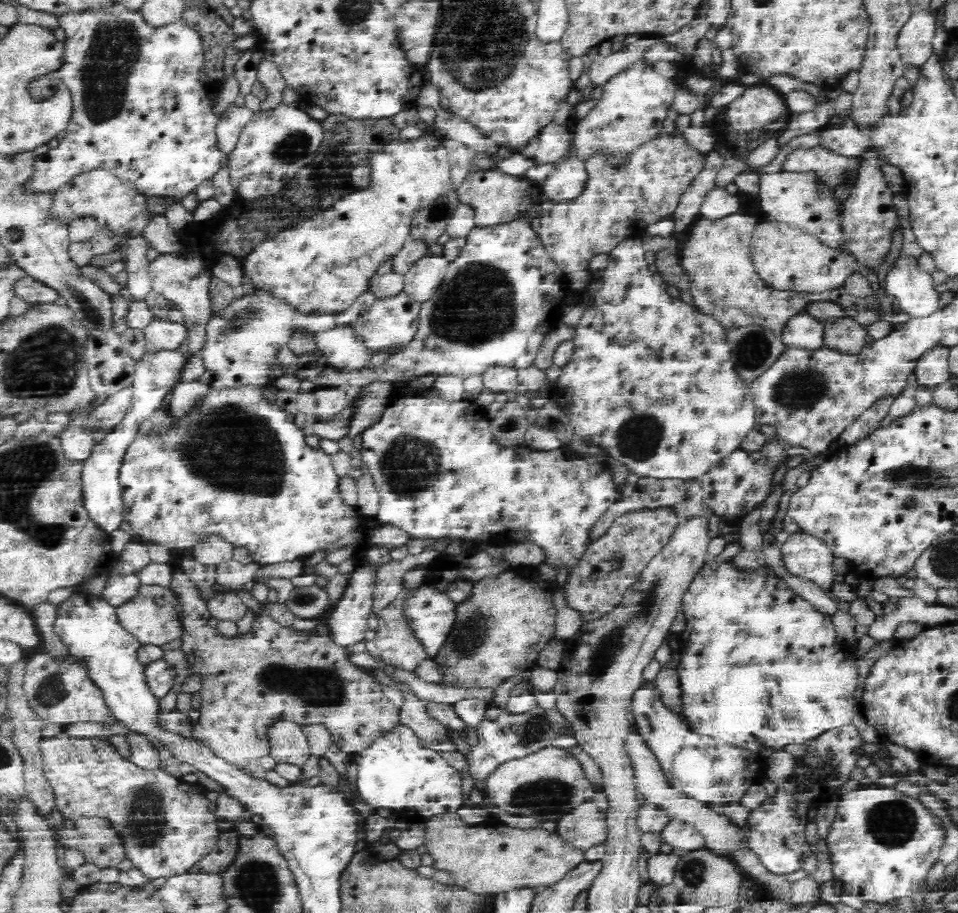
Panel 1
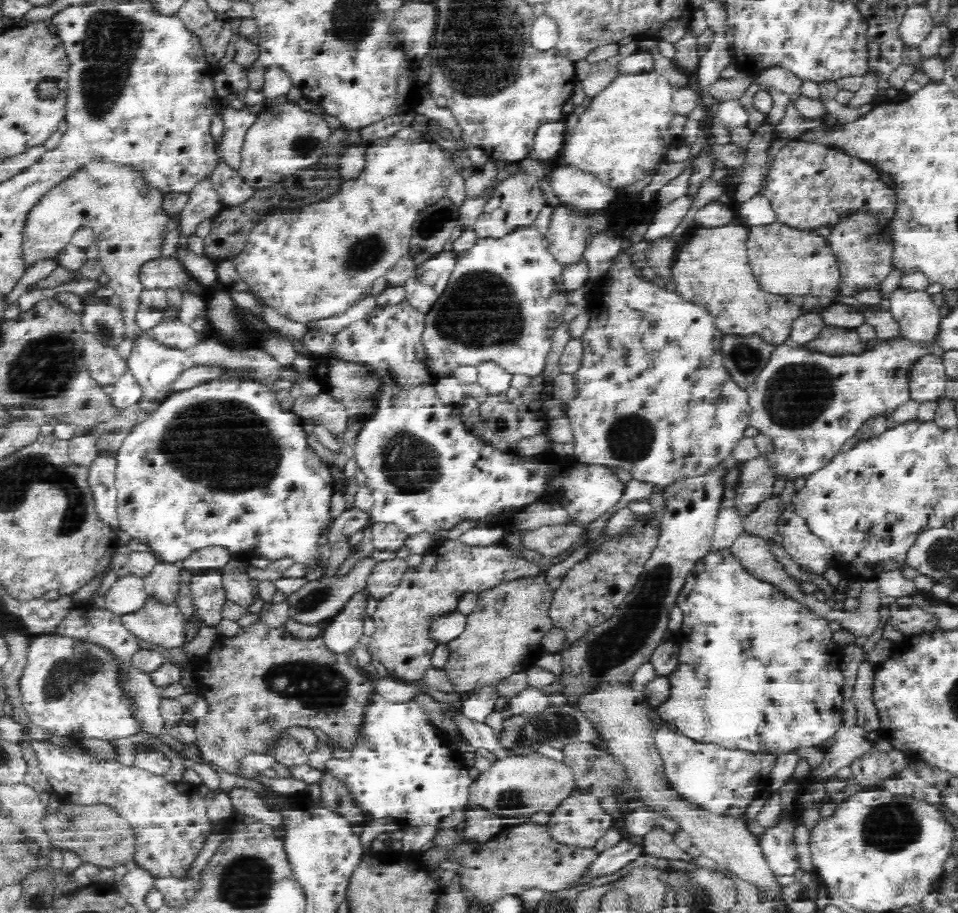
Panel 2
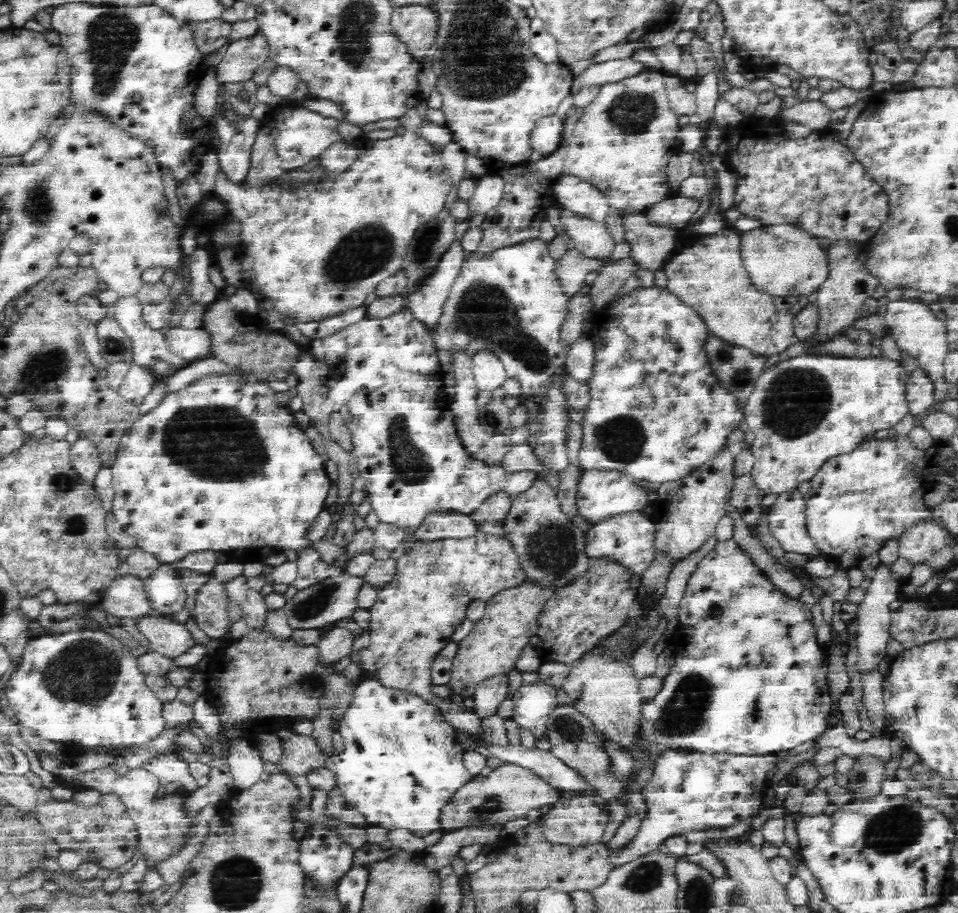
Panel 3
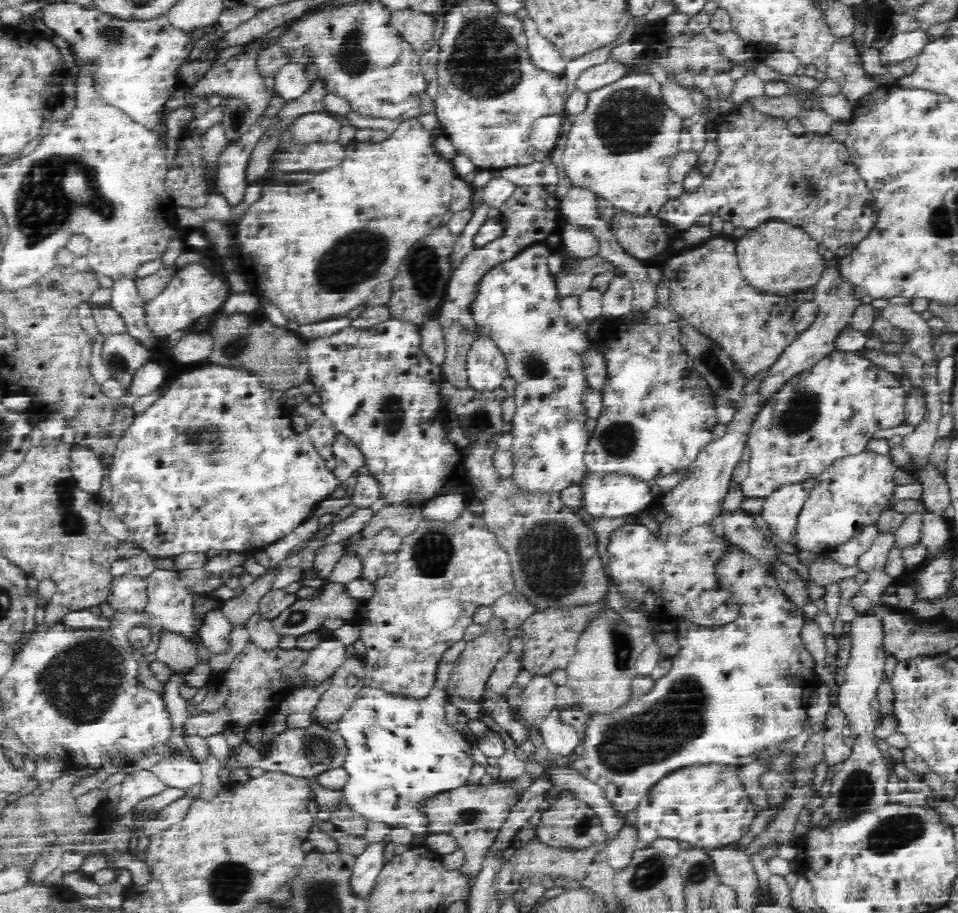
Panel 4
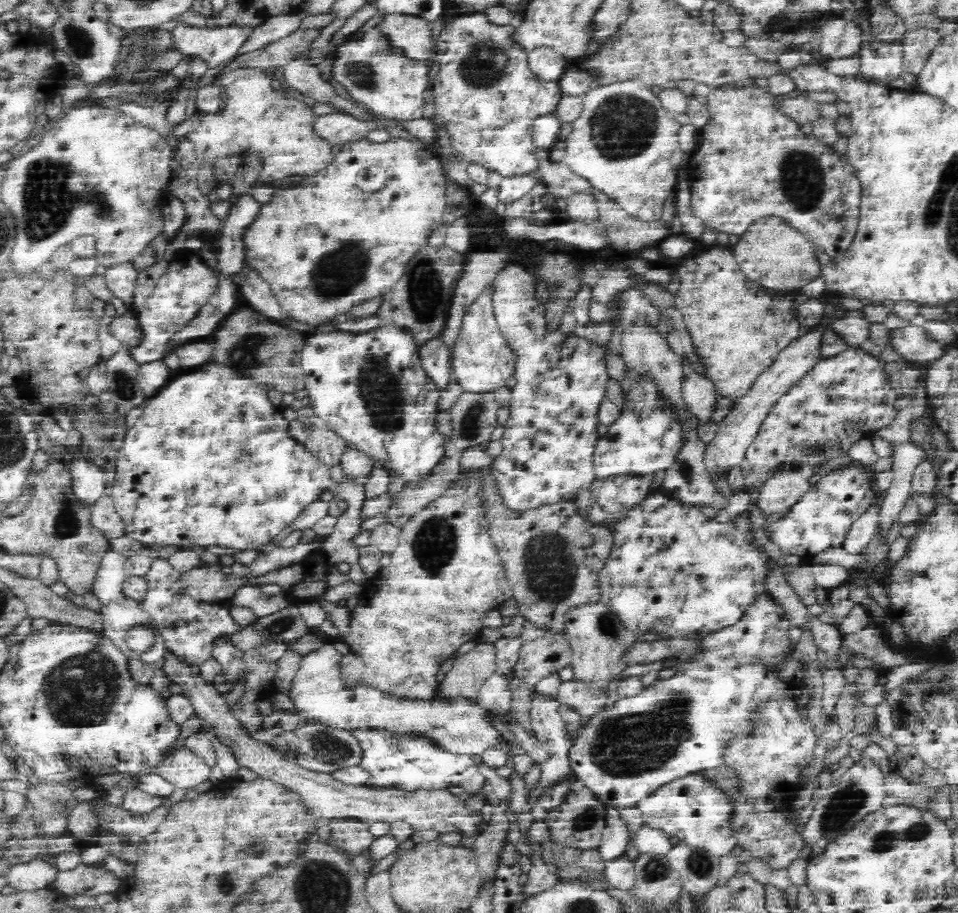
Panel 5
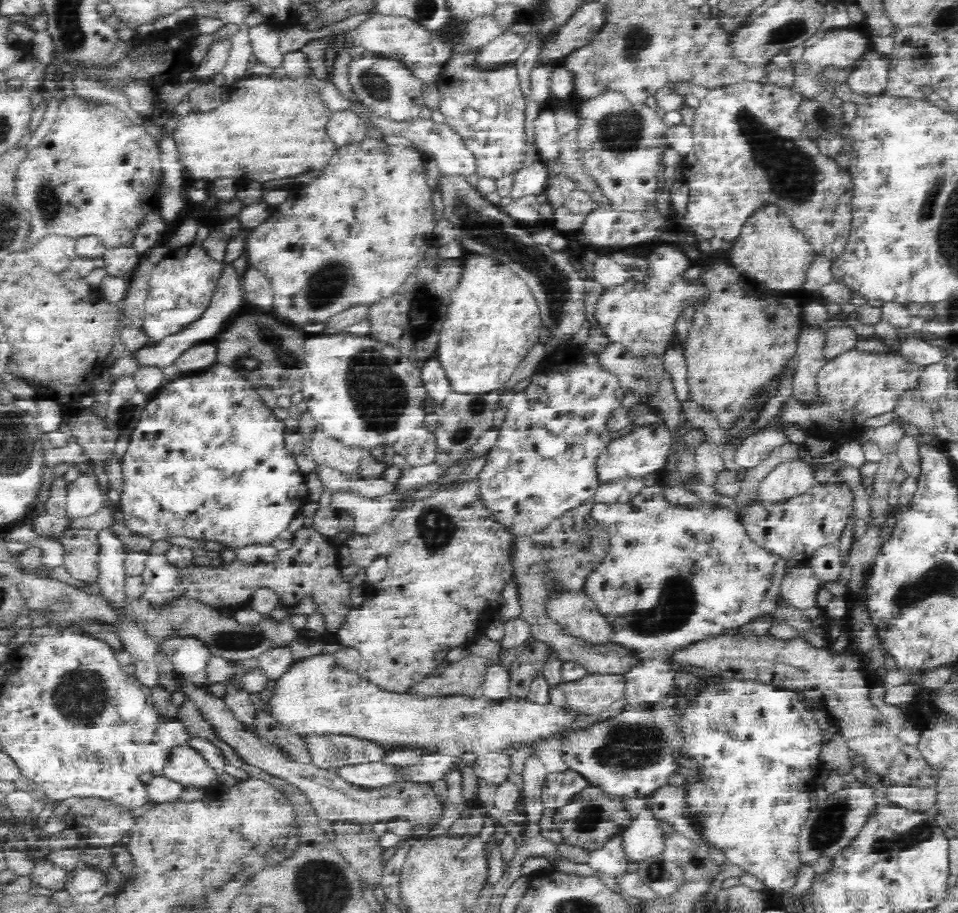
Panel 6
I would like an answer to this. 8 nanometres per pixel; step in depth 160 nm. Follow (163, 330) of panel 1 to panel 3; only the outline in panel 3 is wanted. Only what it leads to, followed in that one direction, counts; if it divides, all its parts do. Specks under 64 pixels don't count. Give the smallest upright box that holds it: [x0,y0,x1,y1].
[165,325,211,364]

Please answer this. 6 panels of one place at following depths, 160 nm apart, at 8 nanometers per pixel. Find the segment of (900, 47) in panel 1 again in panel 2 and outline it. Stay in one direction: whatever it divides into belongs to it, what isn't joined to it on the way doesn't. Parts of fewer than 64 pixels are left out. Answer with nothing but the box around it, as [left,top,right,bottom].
[899,3,934,48]

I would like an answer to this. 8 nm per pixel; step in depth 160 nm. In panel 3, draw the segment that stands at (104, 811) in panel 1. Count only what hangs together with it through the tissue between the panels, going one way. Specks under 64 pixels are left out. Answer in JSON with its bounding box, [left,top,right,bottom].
[38,752,190,871]

